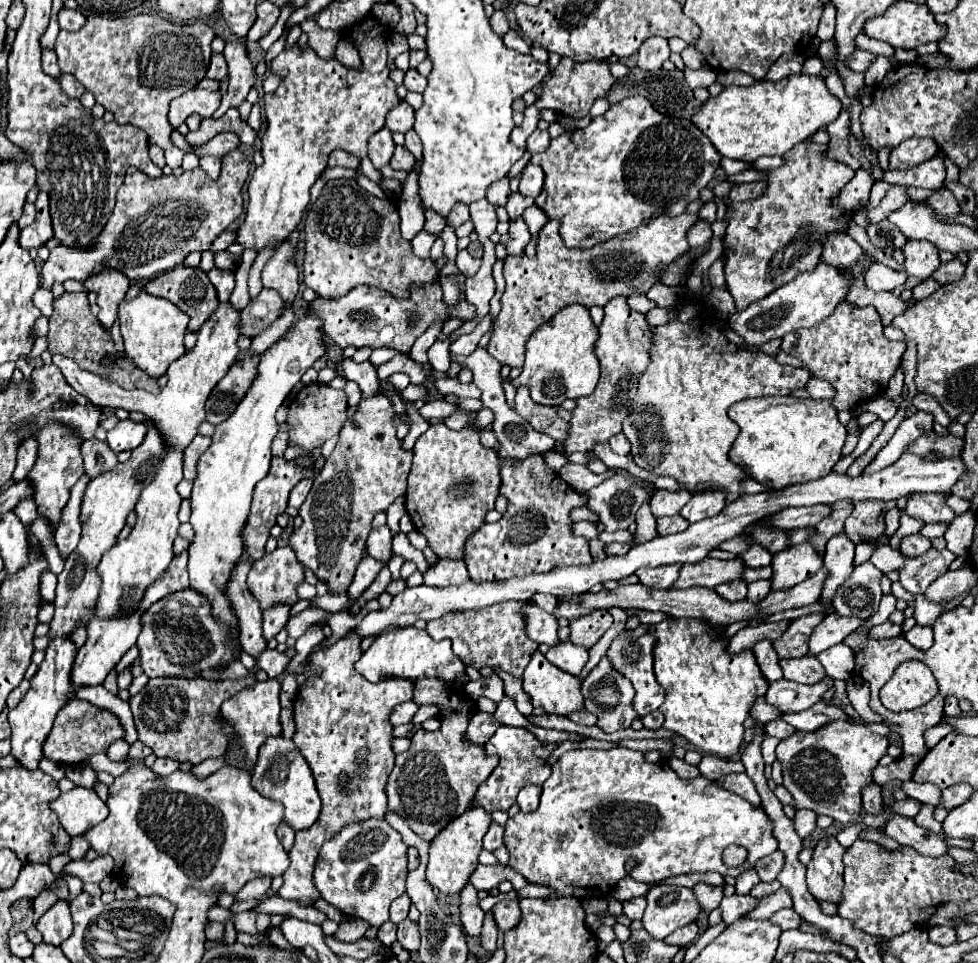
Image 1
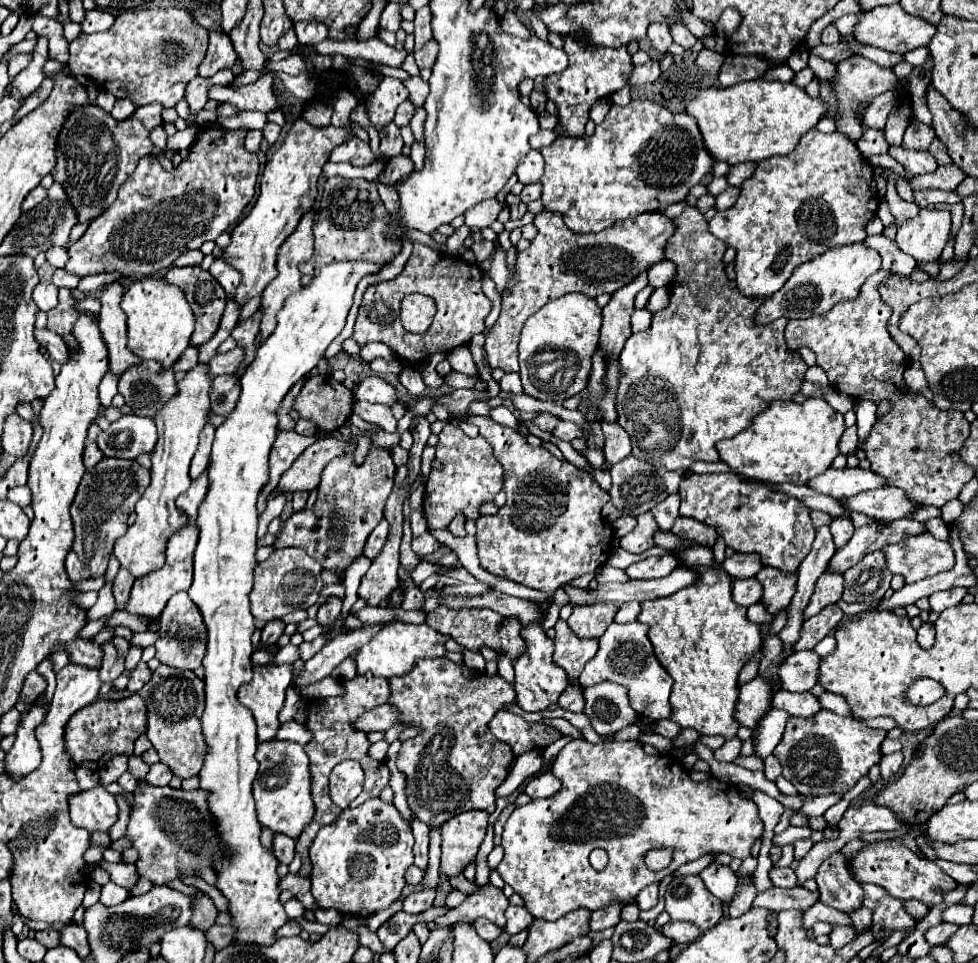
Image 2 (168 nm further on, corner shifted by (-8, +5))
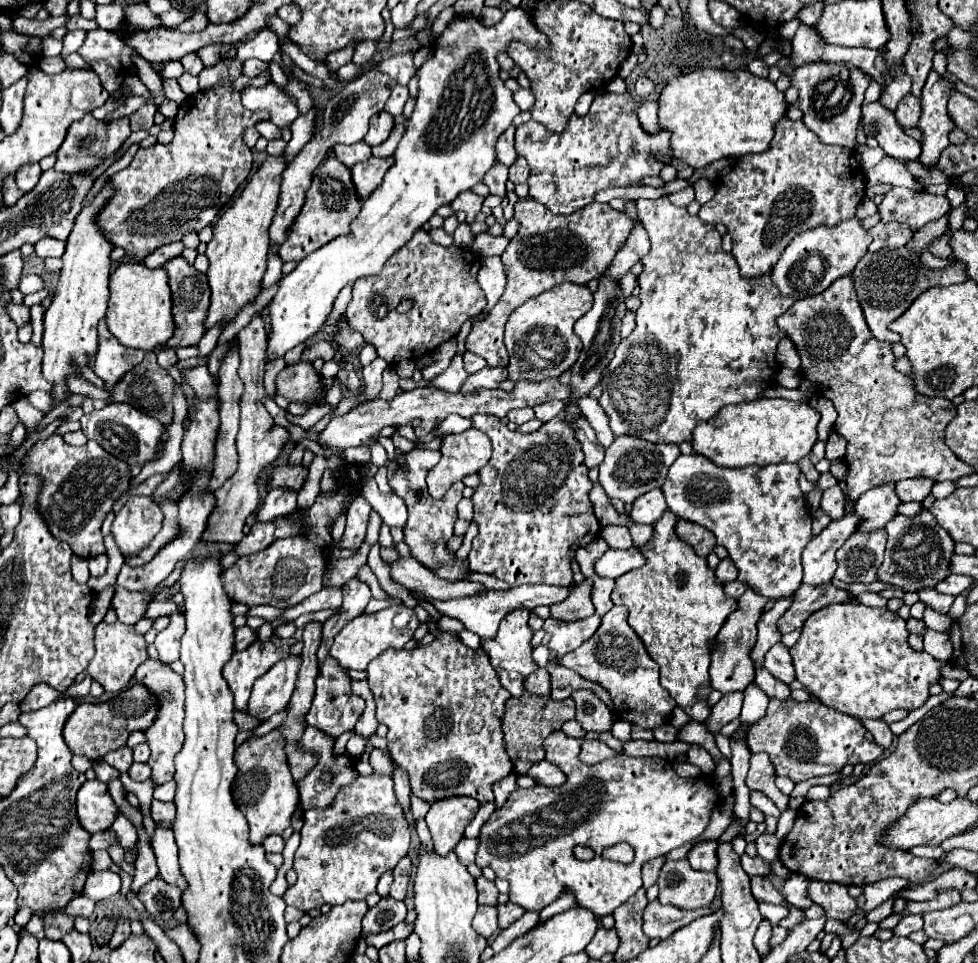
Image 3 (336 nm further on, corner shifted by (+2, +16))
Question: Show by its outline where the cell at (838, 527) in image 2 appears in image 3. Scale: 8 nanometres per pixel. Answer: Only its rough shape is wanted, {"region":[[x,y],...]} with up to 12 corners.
{"region":[[840,486],[822,492],[822,510],[834,520],[844,516]]}

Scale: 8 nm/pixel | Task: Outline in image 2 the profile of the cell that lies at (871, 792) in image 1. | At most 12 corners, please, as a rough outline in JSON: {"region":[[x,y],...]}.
{"region":[[902,753],[884,755],[880,779],[888,781],[902,765]]}

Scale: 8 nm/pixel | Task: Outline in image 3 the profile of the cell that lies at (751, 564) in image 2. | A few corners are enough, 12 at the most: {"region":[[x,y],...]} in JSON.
{"region":[[730,558],[718,564],[716,582],[724,584],[736,580],[738,570]]}

